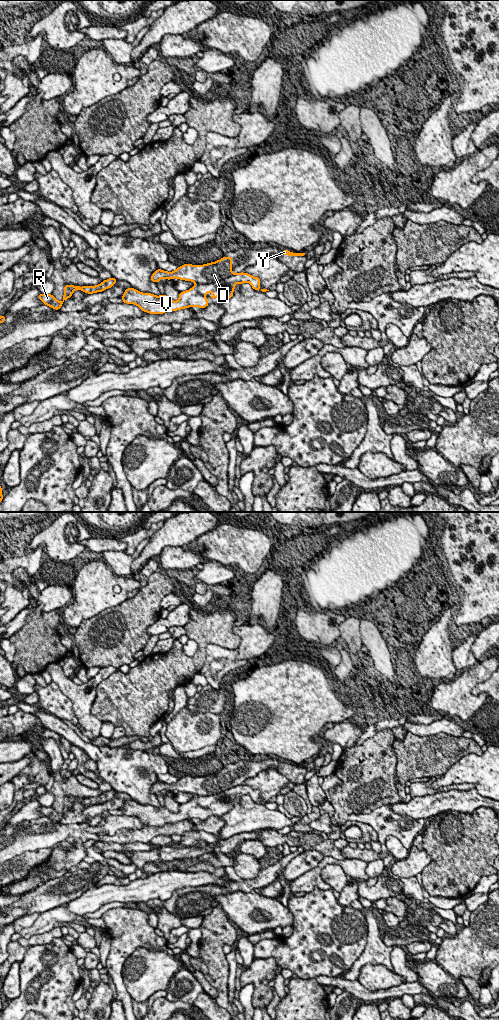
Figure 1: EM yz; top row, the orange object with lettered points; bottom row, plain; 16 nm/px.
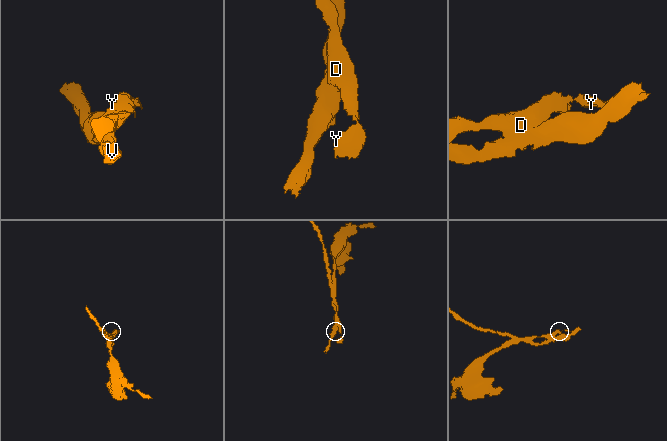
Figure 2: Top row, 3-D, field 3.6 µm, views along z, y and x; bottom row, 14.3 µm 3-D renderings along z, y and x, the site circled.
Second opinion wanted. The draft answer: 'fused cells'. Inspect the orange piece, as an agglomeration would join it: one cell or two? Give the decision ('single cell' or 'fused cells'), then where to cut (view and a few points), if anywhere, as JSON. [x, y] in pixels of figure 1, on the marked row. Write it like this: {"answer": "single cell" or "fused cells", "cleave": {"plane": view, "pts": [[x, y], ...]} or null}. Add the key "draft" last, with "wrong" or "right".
{"answer": "fused cells", "cleave": {"plane": "yz", "pts": [[231, 272], [226, 277], [215, 282], [195, 283]]}, "draft": "right"}

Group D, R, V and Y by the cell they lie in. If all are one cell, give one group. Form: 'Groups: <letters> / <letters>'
Groups: D R Y / V

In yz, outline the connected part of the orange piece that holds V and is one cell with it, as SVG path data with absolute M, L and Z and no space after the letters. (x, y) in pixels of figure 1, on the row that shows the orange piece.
M241 272L231 273L227 278L216 283L195 283L191 289L179 293L178 301L169 299L165 294L156 296L151 293L142 293L134 288L126 289L120 298L123 299L123 303L135 304L144 312L163 314L166 311L177 311L188 307L205 308L209 305L205 297L208 292L213 294L210 298L218 299L219 294L224 294L228 300L234 295L235 284L246 282L249 282L254 290L261 290L263 293L269 291L260 288L259 277L253 277L248 273Z

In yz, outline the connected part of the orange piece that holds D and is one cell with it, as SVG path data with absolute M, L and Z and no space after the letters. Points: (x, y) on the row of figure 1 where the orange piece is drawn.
M227 255L218 261L204 265L184 264L173 272L158 269L151 275L151 281L157 283L162 278L167 280L177 278L198 284L210 284L227 278L231 273L232 257Z

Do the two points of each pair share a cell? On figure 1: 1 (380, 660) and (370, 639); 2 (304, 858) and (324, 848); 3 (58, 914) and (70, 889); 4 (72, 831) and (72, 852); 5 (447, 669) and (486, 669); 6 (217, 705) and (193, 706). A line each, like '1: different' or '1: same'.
1: same
2: different
3: different
4: different
5: different
6: same

